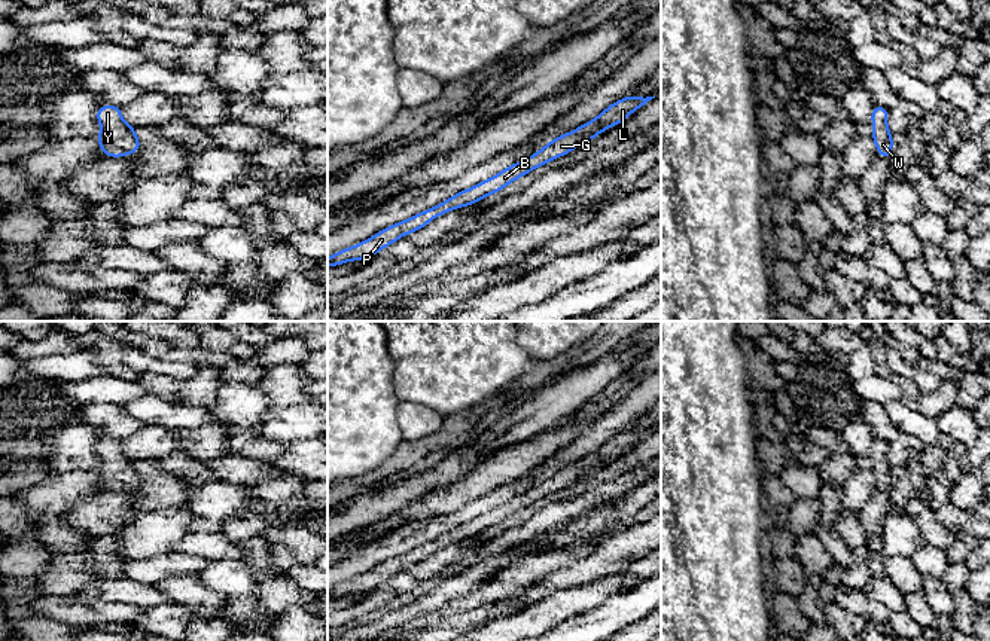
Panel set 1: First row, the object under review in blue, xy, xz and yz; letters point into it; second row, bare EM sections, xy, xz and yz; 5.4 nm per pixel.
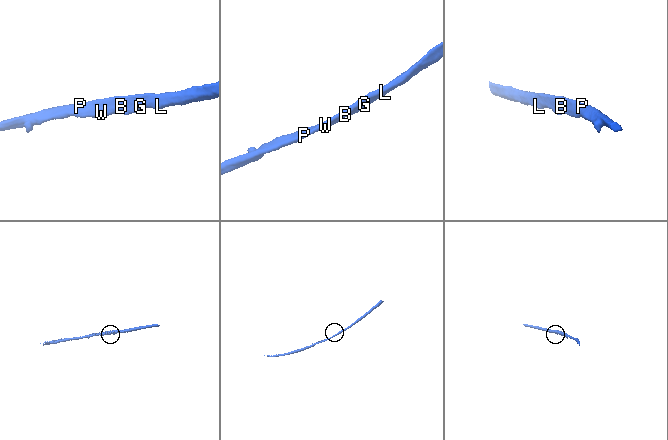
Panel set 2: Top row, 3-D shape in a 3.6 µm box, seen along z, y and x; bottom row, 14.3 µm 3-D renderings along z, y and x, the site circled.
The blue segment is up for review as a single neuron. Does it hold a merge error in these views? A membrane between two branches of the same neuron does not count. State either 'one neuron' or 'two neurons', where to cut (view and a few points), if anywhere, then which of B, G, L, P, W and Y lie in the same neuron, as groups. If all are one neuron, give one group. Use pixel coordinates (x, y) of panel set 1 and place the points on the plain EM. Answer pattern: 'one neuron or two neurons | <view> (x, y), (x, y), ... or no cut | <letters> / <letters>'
one neuron | no cut | B G L P W Y

